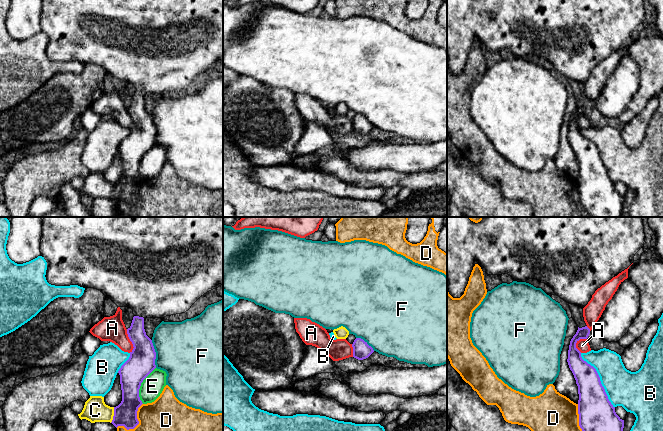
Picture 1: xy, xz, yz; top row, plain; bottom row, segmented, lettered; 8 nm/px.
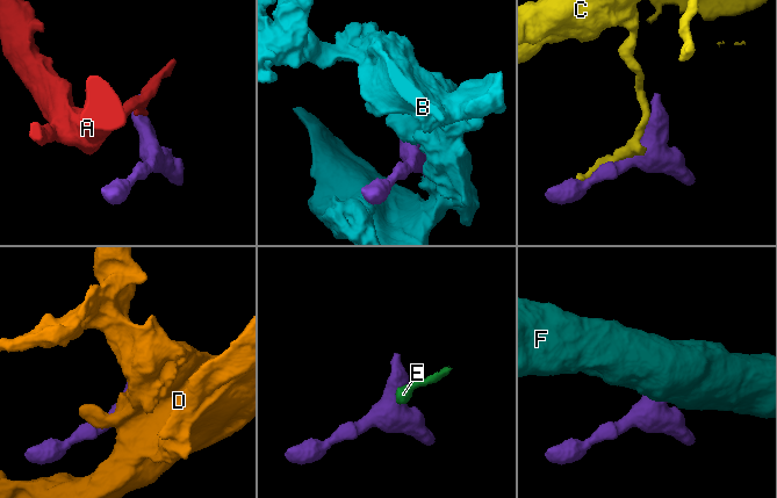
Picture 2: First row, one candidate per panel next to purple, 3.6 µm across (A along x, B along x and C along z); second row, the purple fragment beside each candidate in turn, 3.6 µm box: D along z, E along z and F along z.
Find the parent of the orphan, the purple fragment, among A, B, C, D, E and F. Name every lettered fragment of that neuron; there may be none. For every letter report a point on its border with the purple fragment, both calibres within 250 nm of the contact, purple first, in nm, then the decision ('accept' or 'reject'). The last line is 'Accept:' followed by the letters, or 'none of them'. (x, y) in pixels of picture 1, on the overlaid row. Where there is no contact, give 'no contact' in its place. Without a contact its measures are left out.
A: meets purple in xy at (130, 340); 220 nm thick on the purple side, 200 nm on the other; reject
B: meets purple in yz at (599, 379); 280 nm thick on the purple side, 300 nm on the other; reject
C: meets purple in xy at (114, 415); 190 nm thick on the purple side, 190 nm on the other; reject
D: meets purple in xy at (137, 424); 190 nm thick on the purple side, 280 nm on the other; reject
E: meets purple in xy at (140, 385); 220 nm thick on the purple side, 180 nm on the other; reject
F: meets purple in xy at (155, 354); 220 nm thick on the purple side, 480 nm on the other; reject
Accept: none of them

